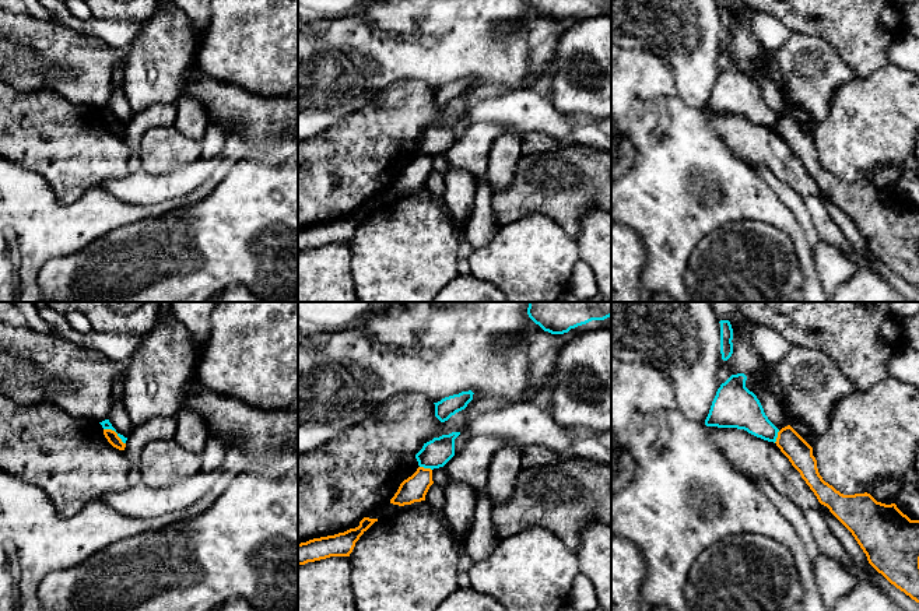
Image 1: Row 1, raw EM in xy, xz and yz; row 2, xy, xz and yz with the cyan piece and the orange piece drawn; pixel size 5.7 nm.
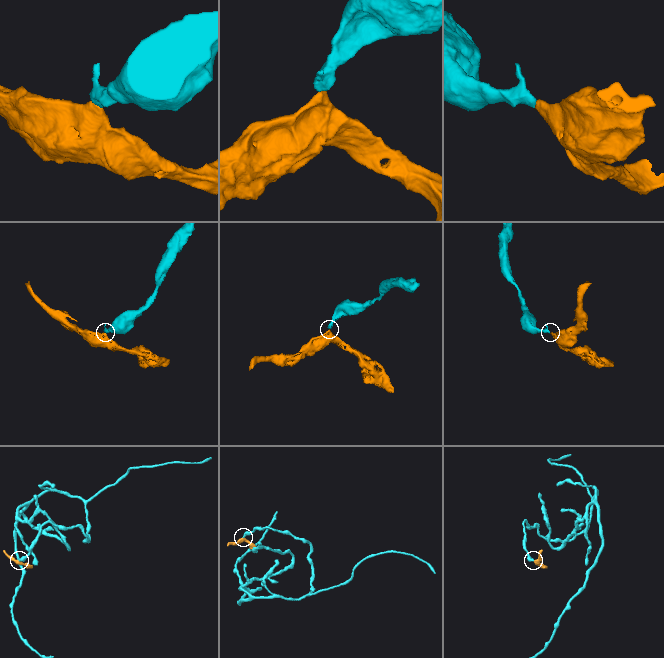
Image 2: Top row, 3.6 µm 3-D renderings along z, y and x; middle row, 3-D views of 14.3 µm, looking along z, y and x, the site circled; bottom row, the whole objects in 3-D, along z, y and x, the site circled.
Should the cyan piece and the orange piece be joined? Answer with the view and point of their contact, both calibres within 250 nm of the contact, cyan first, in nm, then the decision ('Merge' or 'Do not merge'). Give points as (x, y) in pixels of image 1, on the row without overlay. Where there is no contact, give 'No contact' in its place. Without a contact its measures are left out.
Touches cyan at xy (115, 118). Thickness 50 nm (cyan) against 70 nm. Do not merge

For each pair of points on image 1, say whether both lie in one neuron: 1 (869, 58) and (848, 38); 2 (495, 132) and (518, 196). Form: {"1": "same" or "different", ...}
{"1": "same", "2": "different"}

